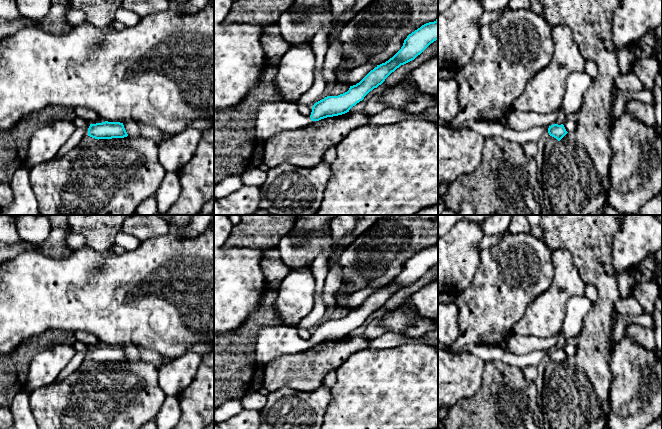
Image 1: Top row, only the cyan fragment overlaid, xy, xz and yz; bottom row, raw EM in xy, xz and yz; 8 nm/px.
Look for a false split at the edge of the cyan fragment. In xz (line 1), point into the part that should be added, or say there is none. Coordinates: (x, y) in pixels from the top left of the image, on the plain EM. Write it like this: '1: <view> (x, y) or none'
1: xz (272, 341)

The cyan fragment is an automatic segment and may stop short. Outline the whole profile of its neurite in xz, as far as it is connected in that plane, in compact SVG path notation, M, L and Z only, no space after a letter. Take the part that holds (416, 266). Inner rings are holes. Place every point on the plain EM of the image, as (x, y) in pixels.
M438 242L422 249L404 264L401 273L388 285L377 289L359 307L338 320L327 320L316 326L310 340L302 339L293 326L263 326L256 341L256 361L264 366L274 358L295 354L327 341L345 338L364 321L381 309L401 289L414 284L431 267L438 264Z

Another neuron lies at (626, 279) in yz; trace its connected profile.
M628 269L620 273L617 277L619 294L621 298L631 296L631 287L636 283L635 270Z

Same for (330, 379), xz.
M331 371L329 372L324 381L323 381L323 384L329 388L333 387L335 385L337 381L337 377L336 377L336 372L335 371Z

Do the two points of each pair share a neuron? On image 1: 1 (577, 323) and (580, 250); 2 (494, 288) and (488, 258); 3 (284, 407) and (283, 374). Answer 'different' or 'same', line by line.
1: different
2: same
3: different

